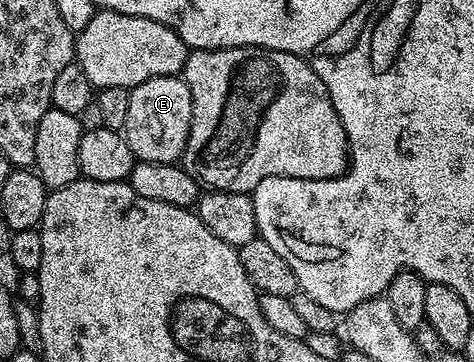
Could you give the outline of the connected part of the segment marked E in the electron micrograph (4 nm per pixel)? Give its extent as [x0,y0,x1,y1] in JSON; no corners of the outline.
[123,76,191,165]

